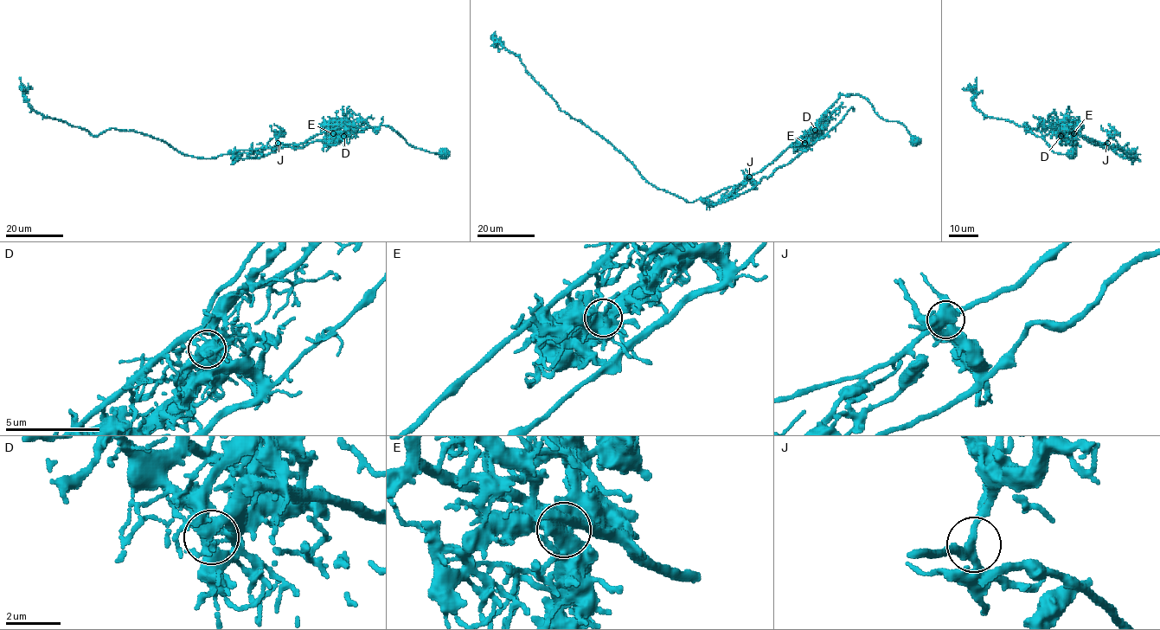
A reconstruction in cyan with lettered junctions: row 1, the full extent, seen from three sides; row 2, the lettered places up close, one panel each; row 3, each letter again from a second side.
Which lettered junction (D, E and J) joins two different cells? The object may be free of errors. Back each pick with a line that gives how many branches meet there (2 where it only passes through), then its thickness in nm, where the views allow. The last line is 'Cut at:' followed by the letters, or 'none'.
D: branches 4; calibre 400 nm
Cut at: D

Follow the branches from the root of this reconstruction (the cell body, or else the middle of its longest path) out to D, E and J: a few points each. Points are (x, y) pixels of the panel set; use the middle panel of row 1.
D: (914, 140), (902, 125), (882, 118), (873, 106), (859, 94), (840, 93), (836, 101), (822, 116), (816, 130)
E: (914, 140), (902, 125), (882, 118), (861, 95), (840, 93), (836, 101), (822, 116), (815, 133), (804, 143)
J: (914, 140), (902, 125), (882, 118), (861, 95), (840, 93), (815, 126), (749, 176)

